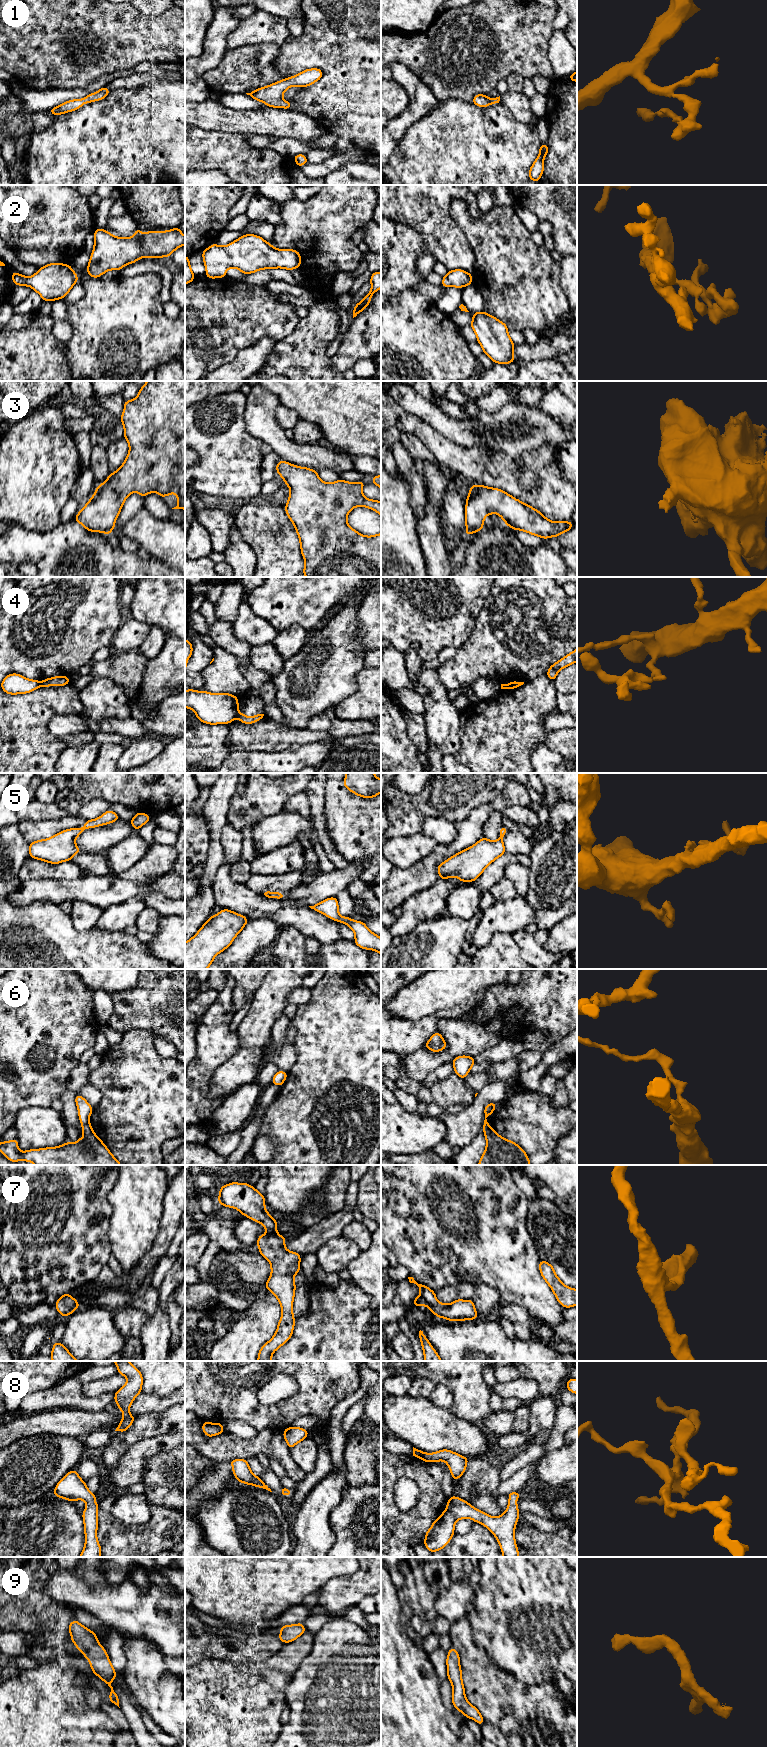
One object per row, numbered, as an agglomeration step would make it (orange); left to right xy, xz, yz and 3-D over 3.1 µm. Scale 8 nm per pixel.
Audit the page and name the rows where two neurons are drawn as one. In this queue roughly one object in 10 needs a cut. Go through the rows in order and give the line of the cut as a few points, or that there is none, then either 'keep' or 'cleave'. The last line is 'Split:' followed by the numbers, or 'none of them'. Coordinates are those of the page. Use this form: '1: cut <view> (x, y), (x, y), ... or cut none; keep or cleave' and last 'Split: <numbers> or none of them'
1: cut none; keep
2: cut none; keep
3: cut none; keep
4: cut xz (238, 712), (236, 717); cleave
5: cut none; keep
6: cut none; keep
7: cut none; keep
8: cut none; keep
9: cut none; keep
Split: 4

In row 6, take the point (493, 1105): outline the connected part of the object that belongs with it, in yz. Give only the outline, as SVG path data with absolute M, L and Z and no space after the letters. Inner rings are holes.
M497 1103L485 1106L483 1132L486 1138L486 1149L478 1165L530 1165L526 1152L516 1143L501 1137L490 1127L487 1117L495 1110Z

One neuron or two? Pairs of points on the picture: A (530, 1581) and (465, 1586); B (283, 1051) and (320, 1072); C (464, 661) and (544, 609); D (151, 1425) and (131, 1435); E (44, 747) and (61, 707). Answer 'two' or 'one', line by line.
A: two
B: two
C: one
D: one
E: one

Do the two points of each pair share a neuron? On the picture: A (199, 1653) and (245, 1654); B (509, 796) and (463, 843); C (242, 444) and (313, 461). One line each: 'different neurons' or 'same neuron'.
A: same neuron
B: same neuron
C: different neurons

